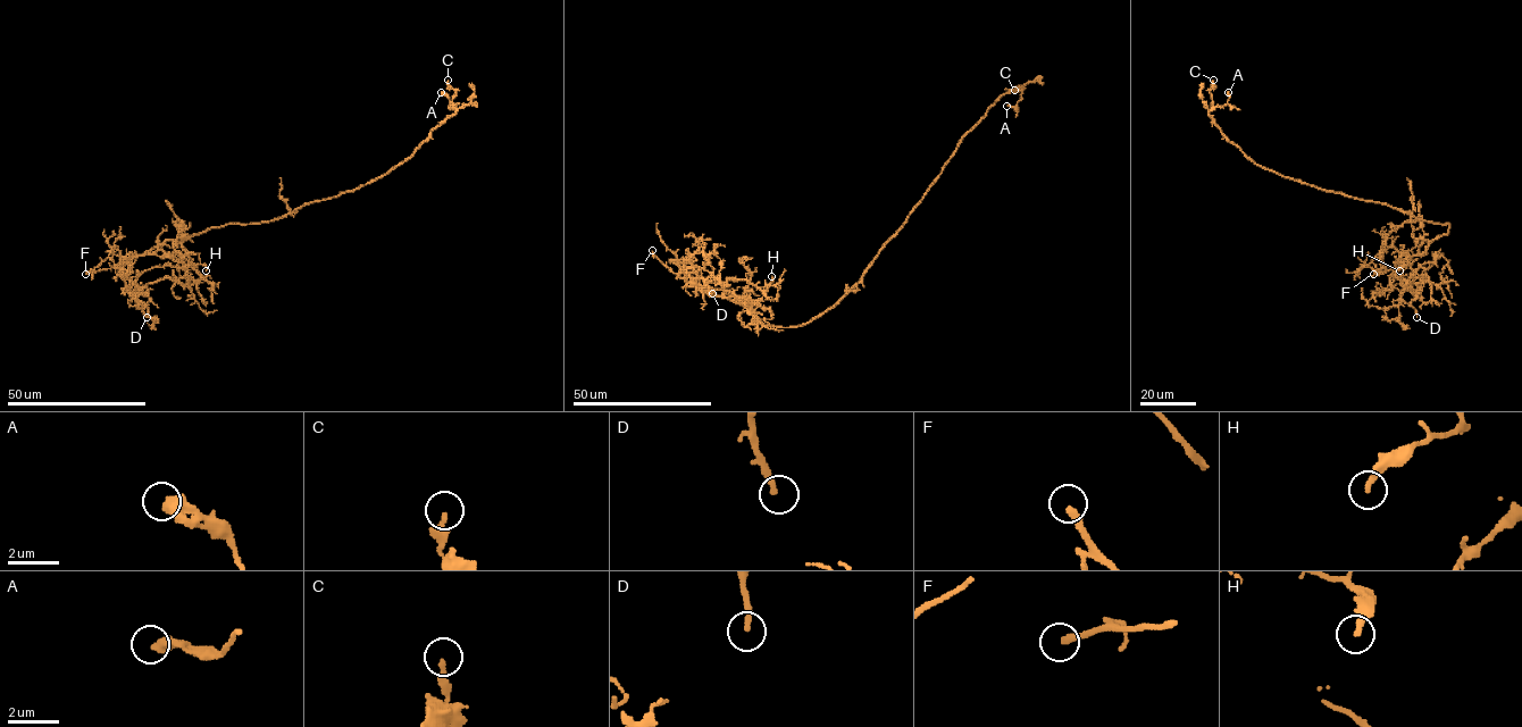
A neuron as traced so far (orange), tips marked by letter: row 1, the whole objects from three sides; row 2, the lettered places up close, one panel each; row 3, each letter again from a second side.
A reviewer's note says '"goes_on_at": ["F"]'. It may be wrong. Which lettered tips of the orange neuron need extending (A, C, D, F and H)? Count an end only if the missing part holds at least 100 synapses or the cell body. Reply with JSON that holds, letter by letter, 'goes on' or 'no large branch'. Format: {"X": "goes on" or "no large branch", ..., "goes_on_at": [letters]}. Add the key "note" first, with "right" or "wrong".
{"note": "right", "A": "no large branch", "C": "no large branch", "D": "no large branch", "F": "goes on", "H": "no large branch", "goes_on_at": ["F"]}

